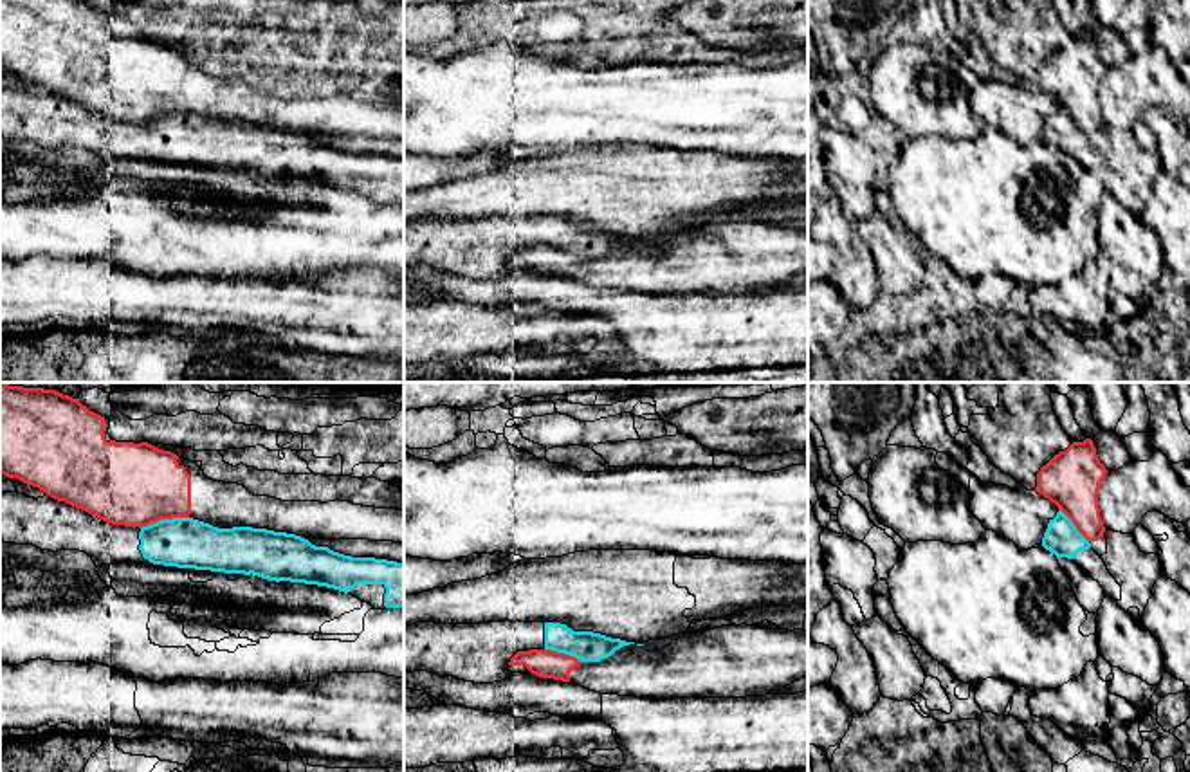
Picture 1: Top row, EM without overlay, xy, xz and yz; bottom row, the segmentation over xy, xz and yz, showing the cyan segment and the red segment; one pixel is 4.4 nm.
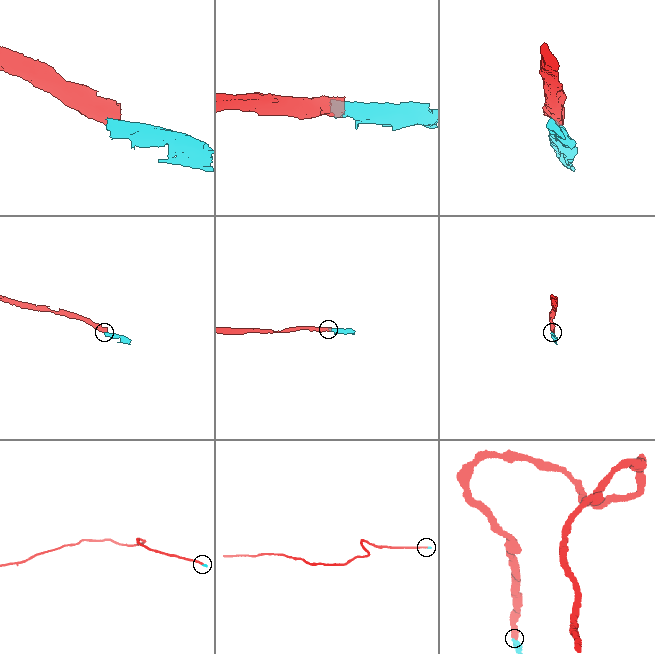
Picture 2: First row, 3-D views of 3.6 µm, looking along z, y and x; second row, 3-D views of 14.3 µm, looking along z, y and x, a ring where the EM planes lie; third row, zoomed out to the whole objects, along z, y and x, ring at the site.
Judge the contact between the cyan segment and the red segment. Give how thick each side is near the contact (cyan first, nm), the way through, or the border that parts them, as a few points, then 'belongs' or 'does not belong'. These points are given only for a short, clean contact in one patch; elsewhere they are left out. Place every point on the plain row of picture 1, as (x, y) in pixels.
220/380 nm | along xy (188, 112), (161, 114), (141, 125) | does not belong

